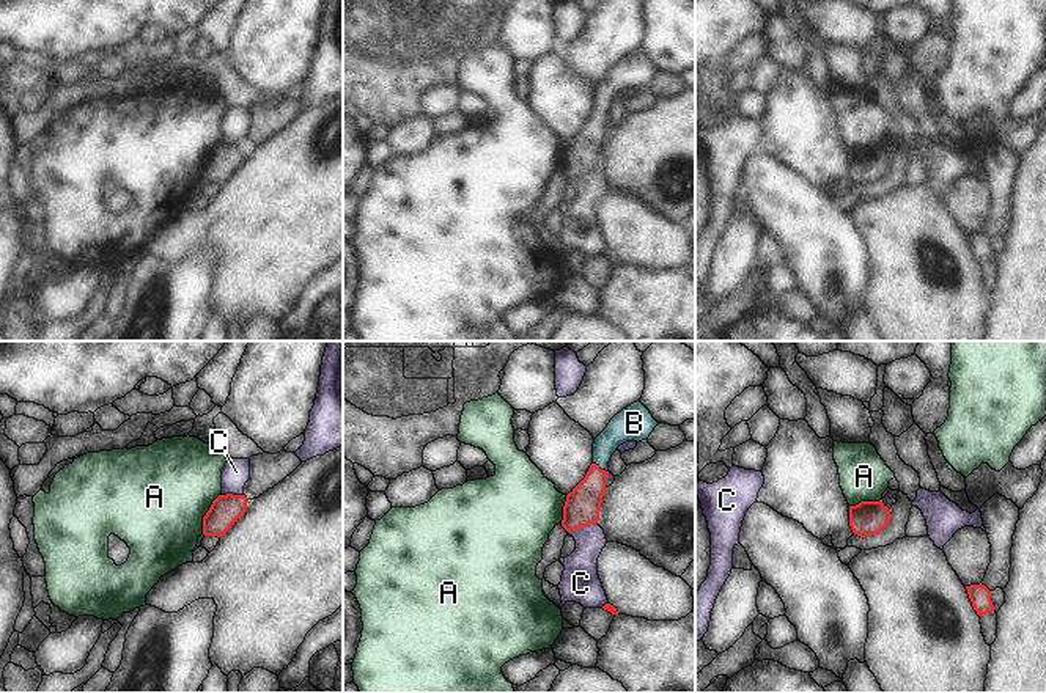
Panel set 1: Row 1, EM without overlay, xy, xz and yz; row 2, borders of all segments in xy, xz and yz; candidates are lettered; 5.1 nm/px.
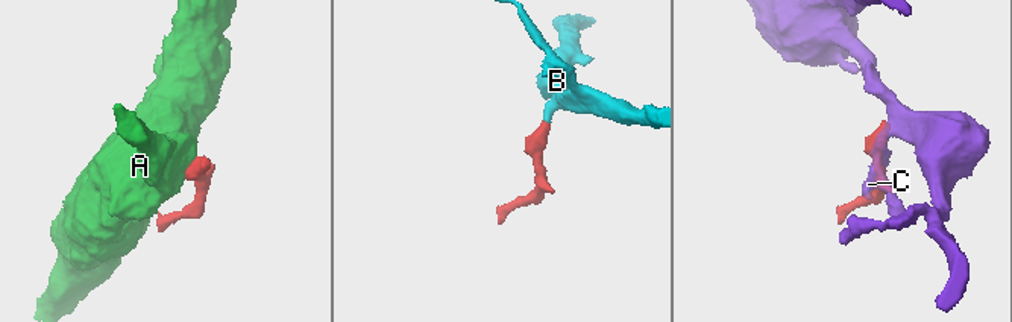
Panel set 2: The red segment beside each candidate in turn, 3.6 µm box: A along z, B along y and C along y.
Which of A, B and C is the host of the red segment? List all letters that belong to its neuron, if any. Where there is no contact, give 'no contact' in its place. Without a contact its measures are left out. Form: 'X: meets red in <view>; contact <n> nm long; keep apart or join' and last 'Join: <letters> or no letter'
A: meets red in xy; contact 220 nm long; keep apart
B: meets red in xz; contact 90 nm long; join
C: meets red in xz; contact 160 nm long; keep apart
Join: B

